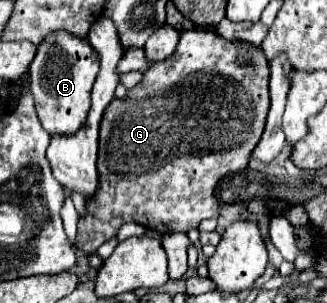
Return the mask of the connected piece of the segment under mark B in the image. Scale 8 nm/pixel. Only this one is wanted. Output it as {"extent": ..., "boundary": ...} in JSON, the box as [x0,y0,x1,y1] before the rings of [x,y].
{"extent":[30,32,98,134],"boundary":[[[58,32],[46,38],[30,64],[30,82],[36,102],[36,112],[44,130],[54,134],[76,134],[78,126],[86,122],[90,110],[90,90],[98,76],[98,54],[88,40],[76,38],[68,32]]]}

